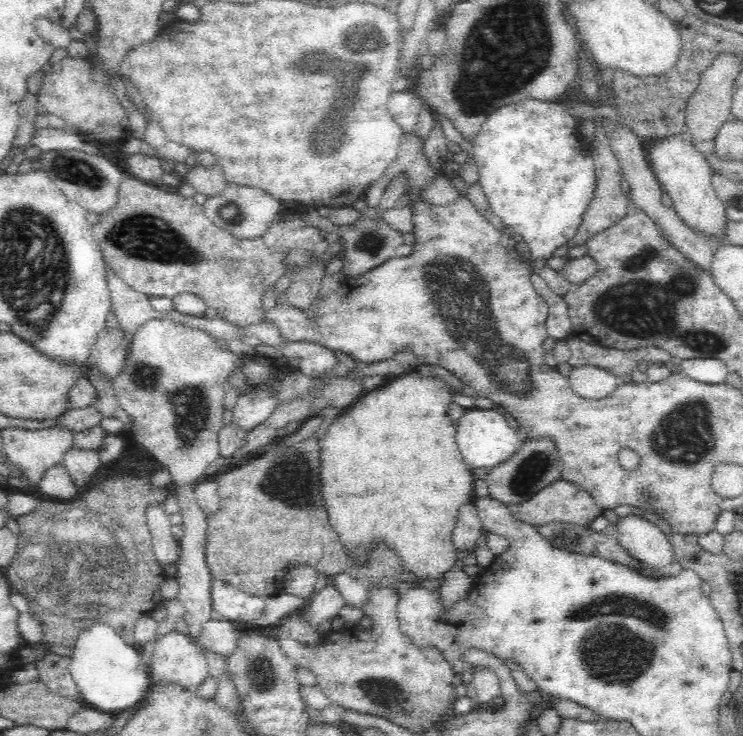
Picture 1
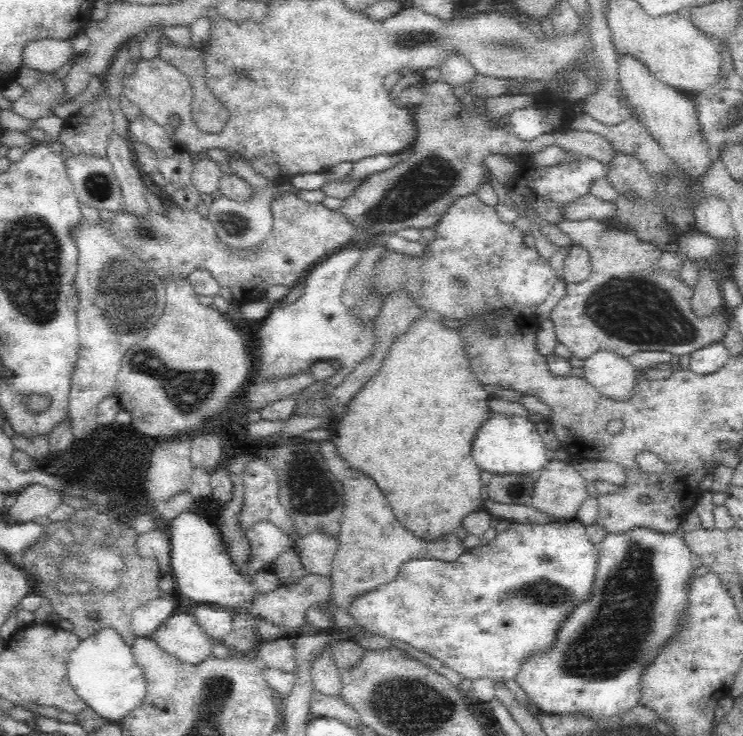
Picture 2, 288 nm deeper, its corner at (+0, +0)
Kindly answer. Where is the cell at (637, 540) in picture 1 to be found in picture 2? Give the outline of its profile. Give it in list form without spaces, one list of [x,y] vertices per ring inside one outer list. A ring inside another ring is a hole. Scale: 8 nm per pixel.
[[[632,526],[622,534],[606,534],[600,546],[600,562],[594,586],[594,602],[590,606],[582,606],[570,622],[566,622],[566,630],[562,630],[562,638],[558,638],[558,650],[550,654],[550,658],[538,658],[522,666],[522,674],[516,676],[520,688],[524,688],[530,698],[534,698],[542,710],[556,714],[570,712],[592,712],[592,714],[618,714],[632,706],[638,706],[638,684],[642,662],[654,656],[654,646],[668,638],[670,626],[676,626],[676,612],[686,598],[686,588],[690,578],[694,576],[694,554],[678,534],[660,532],[644,526]]]

